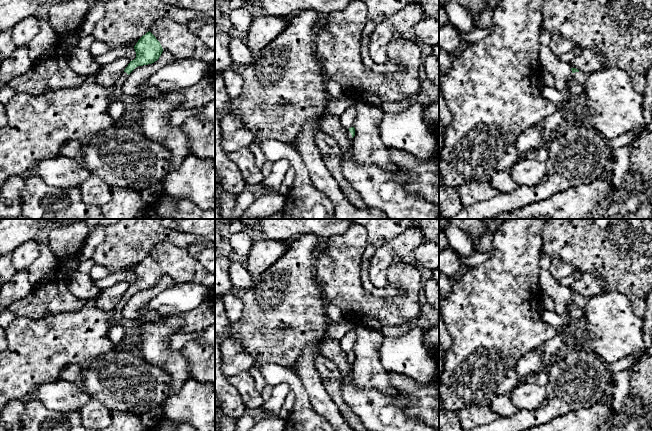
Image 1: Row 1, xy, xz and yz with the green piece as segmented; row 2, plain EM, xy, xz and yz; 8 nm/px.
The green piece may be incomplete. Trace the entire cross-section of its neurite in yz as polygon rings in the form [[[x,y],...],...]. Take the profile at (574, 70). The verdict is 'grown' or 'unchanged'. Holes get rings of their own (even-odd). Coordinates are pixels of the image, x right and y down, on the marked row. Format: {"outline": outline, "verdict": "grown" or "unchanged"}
{"outline": [[[571,68],[571,70],[574,80],[577,81],[579,84],[585,84],[587,76],[576,68]]], "verdict": "grown"}

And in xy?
{"outline": [[[149,31],[143,35],[134,46],[136,58],[128,64],[124,72],[117,81],[117,86],[111,89],[112,96],[121,96],[122,85],[129,74],[138,66],[152,64],[159,59],[163,48],[156,37]]], "verdict": "grown"}

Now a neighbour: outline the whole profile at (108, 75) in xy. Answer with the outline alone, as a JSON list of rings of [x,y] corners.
[[[122,57],[108,65],[101,66],[95,81],[101,86],[111,88],[118,81],[129,63],[130,60],[128,58]]]

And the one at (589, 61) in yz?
[[[591,49],[582,50],[581,54],[575,57],[569,65],[576,68],[586,76],[603,68],[604,56]]]

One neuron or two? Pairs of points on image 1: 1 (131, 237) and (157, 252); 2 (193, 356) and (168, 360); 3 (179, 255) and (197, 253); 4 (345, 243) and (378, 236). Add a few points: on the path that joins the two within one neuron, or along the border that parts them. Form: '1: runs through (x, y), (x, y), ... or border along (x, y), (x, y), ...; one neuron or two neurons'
1: border along (175, 244), (166, 240), (159, 240), (148, 254); two neurons
2: border along (179, 350), (189, 367), (192, 377); two neurons
3: border along (186, 249), (204, 267); two neurons
4: border along (366, 229), (367, 245), (361, 261); two neurons

